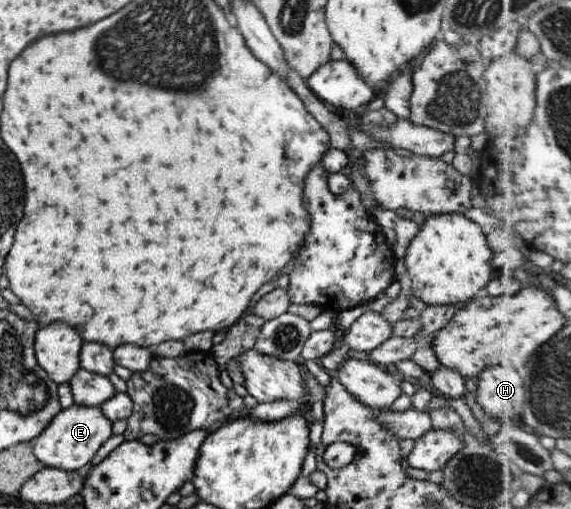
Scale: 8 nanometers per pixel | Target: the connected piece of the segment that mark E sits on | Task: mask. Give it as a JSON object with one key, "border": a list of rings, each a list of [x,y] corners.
{"border":[[[73,404],[61,409],[46,424],[46,427],[32,439],[32,455],[38,459],[43,467],[52,467],[63,471],[76,471],[88,465],[96,450],[110,435],[111,421],[98,407],[84,407]]]}

